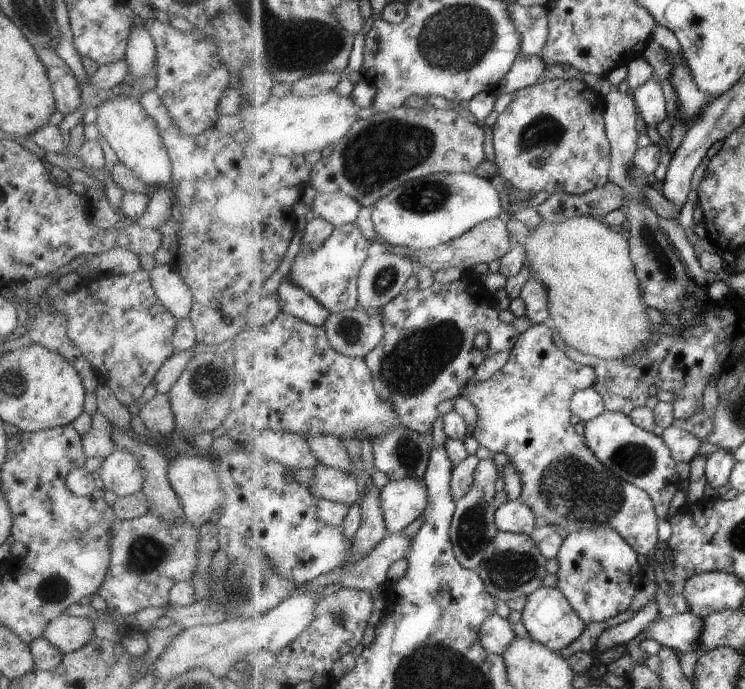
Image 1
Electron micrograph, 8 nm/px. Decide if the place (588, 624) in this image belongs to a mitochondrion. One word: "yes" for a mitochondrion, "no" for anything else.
no

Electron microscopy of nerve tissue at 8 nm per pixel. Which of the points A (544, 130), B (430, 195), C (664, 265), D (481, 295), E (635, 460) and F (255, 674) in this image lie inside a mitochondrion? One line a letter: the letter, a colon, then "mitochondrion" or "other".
A: mitochondrion
B: mitochondrion
C: mitochondrion
D: other
E: mitochondrion
F: other

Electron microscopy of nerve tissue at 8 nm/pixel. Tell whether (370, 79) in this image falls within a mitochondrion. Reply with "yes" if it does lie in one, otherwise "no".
no

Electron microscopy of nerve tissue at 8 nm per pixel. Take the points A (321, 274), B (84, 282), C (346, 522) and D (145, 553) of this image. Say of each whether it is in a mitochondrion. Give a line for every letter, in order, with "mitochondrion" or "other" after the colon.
A: other
B: other
C: other
D: mitochondrion

